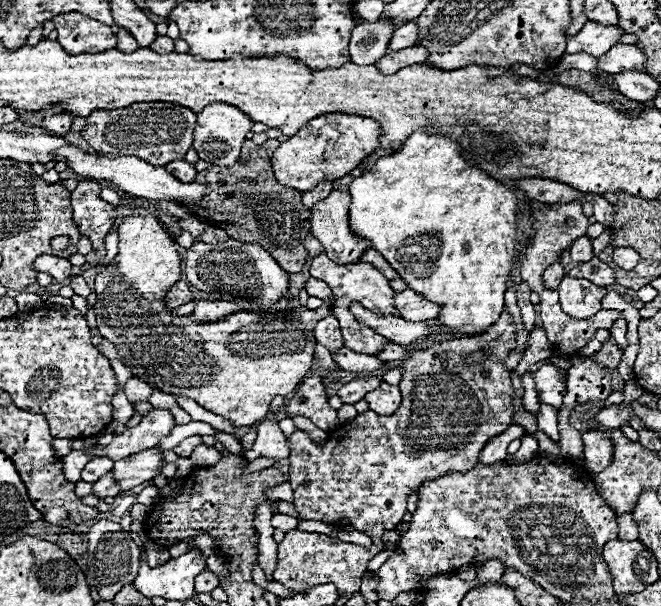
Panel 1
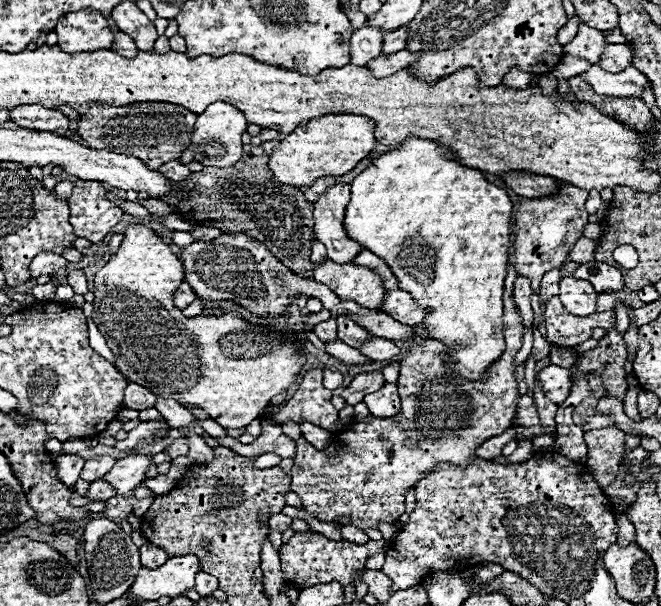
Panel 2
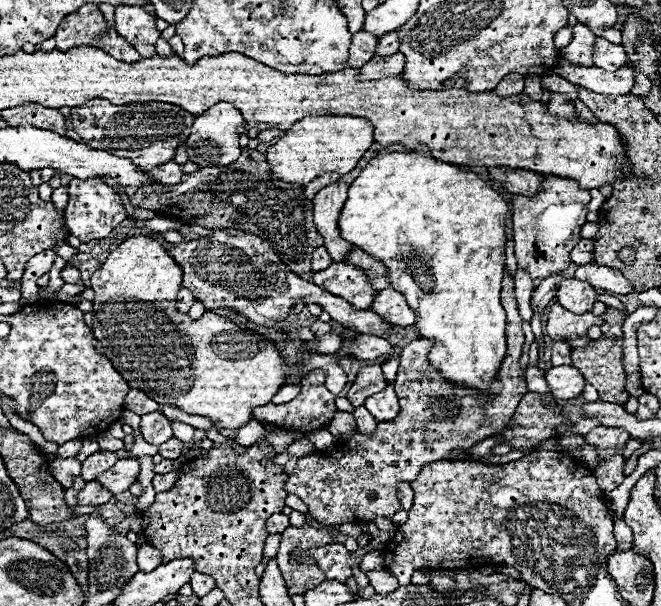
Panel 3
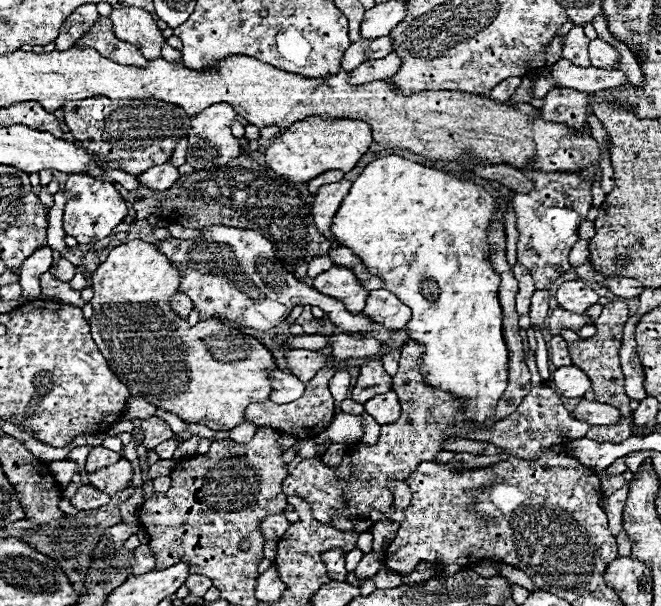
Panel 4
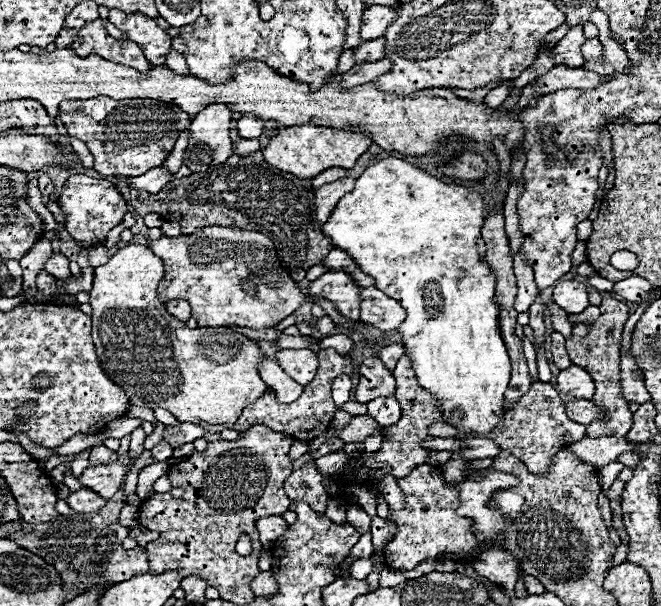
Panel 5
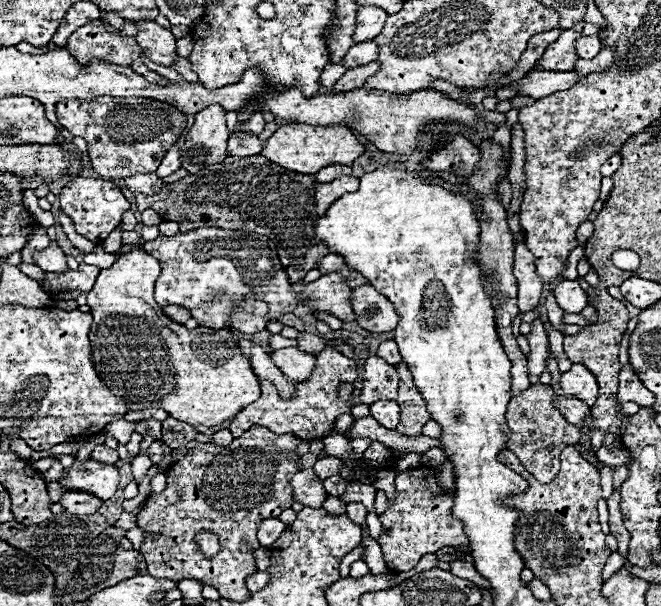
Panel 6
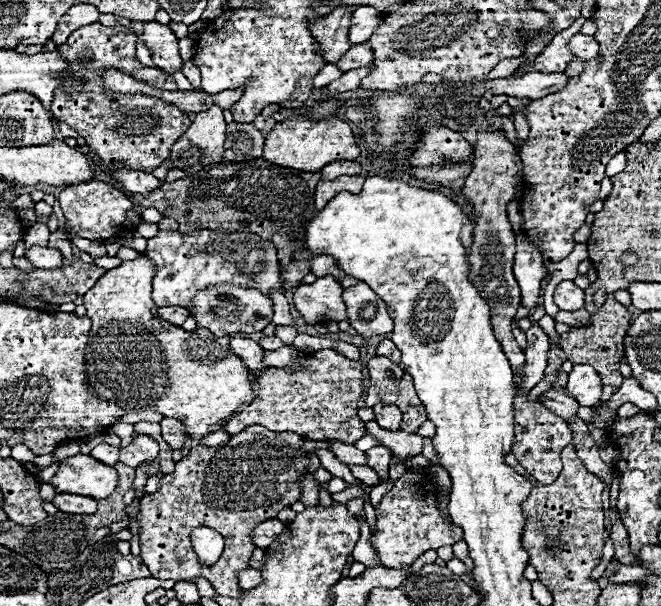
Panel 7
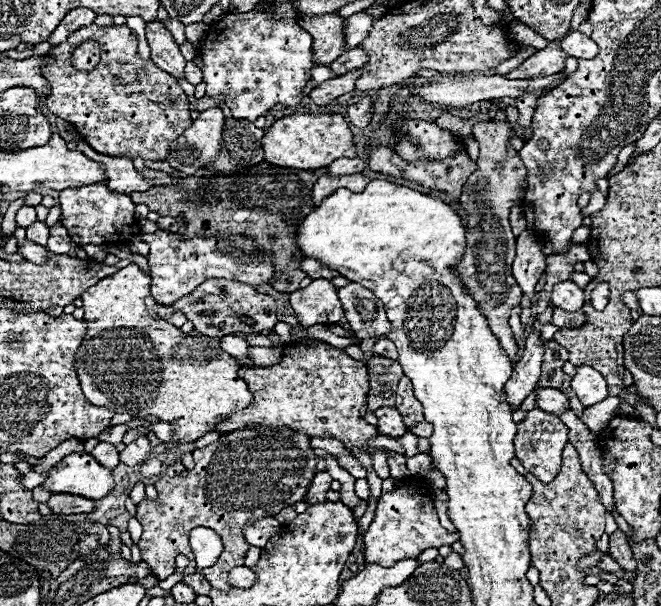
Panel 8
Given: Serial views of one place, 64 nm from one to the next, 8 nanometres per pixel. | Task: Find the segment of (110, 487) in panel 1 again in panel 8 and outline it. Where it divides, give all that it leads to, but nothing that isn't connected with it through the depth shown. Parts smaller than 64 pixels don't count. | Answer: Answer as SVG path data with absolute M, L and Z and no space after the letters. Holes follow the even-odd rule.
M52 494L48 506L56 514L88 514L94 510L94 500L80 498L76 494Z

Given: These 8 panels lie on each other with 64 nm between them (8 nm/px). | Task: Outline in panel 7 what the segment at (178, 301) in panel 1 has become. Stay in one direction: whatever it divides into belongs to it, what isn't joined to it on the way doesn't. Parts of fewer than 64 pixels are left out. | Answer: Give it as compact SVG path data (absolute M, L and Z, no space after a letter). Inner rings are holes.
M164 306L164 308L158 308L158 314L160 314L160 318L164 318L176 326L182 326L182 322L190 316L188 310L182 306Z

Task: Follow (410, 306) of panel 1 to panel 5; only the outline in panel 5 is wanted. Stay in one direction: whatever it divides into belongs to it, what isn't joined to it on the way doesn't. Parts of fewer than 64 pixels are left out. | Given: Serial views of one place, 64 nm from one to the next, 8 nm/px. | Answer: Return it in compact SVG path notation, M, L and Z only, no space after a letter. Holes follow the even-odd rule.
M362 288L360 320L364 324L372 324L384 332L390 332L396 330L404 318L406 310L394 298L386 296L378 288Z

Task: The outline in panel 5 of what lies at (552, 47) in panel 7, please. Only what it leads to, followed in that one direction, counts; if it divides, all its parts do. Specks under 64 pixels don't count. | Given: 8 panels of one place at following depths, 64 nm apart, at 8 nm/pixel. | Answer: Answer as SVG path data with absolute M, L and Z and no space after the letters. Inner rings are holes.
M572 26L570 32L554 46L554 62L556 64L566 64L572 68L580 68L584 66L584 56L580 52L582 44L584 44L584 34L582 34L582 26Z

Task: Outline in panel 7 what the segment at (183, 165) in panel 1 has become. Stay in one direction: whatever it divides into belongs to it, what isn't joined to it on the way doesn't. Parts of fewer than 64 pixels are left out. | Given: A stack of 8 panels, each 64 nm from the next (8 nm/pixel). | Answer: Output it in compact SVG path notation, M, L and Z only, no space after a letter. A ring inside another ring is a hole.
M122 170L112 176L122 184L122 188L126 188L128 192L134 192L134 194L150 194L152 190L156 190L162 184L152 174L136 172L136 170Z

